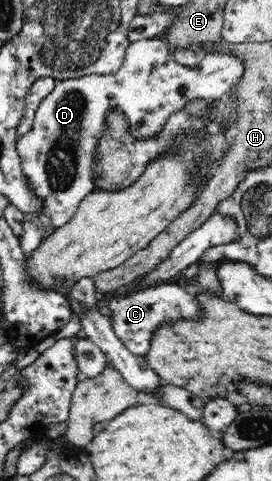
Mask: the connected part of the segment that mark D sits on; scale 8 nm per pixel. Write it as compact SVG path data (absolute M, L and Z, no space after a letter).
M154 38L130 43L120 70L114 74L87 74L80 78L57 81L54 90L35 110L32 130L21 135L17 140L17 151L21 158L23 173L29 186L43 202L41 213L34 213L32 216L24 215L23 218L23 233L19 239L26 258L29 259L42 244L42 234L48 224L57 229L70 222L82 198L96 189L93 168L97 161L97 146L99 138L108 128L107 114L111 110L118 110L124 115L125 122L129 125L128 133L134 139L152 139L168 124L173 114L182 113L186 117L192 116L187 107L192 101L222 98L239 83L243 72L244 65L238 57L216 53L201 56L194 68L184 66L174 58L166 40Z

